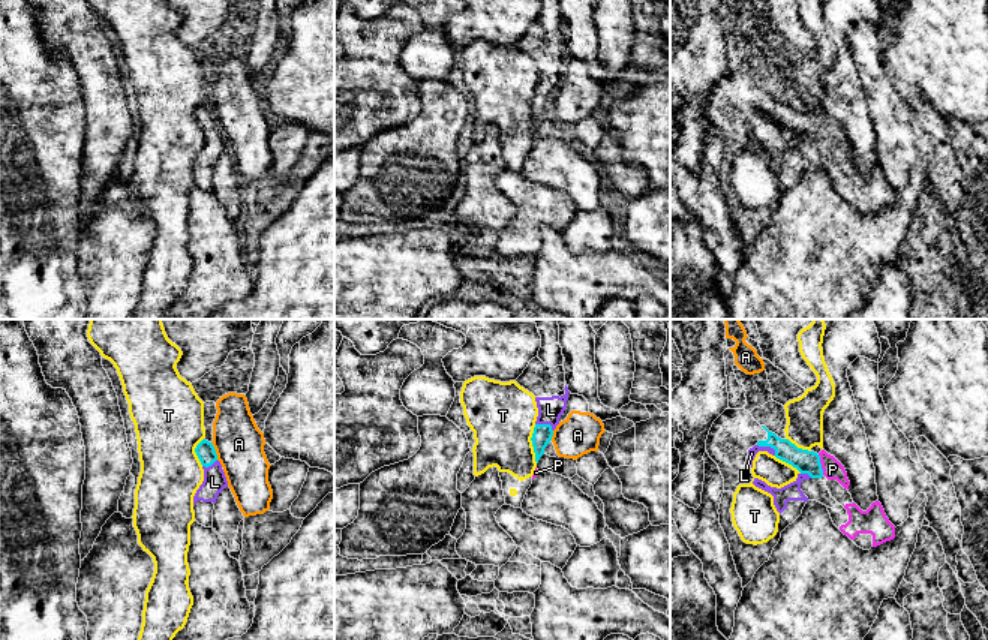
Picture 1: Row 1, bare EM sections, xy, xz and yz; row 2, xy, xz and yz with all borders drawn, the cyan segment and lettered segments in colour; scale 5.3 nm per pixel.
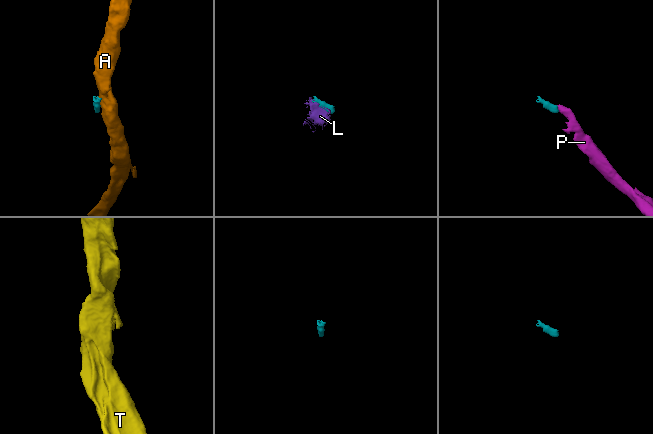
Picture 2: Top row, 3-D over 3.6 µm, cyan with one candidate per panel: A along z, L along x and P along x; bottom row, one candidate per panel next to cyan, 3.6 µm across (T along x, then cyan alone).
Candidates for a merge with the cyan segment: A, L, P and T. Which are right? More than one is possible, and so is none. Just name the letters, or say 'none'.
L, P

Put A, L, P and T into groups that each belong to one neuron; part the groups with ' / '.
A / L P / T

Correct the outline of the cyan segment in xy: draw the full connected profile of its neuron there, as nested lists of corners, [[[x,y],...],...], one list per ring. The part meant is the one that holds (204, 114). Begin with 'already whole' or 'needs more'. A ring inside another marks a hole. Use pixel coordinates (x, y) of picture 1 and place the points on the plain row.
needs more; [[[202,103],[195,117],[204,133],[204,145],[193,160],[195,184],[205,192],[213,192],[214,168],[219,157],[228,151],[228,145],[211,106]]]

